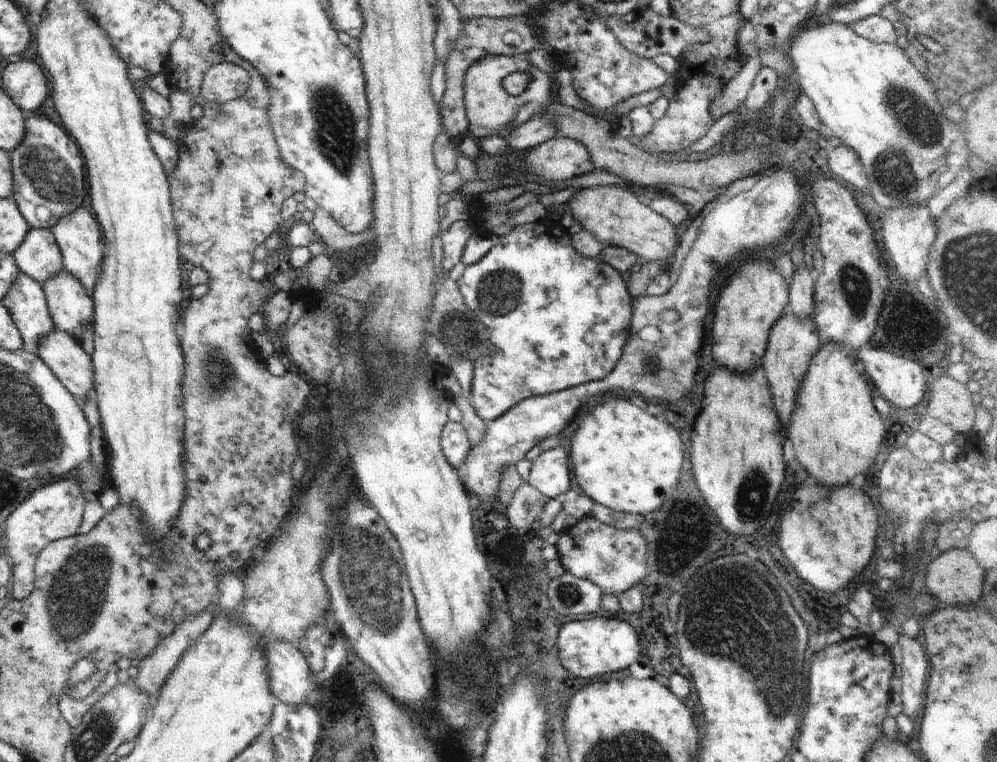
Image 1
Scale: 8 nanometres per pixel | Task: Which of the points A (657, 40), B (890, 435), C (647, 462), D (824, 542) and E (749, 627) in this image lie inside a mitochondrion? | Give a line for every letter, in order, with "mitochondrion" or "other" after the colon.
A: other
B: other
C: other
D: other
E: mitochondrion

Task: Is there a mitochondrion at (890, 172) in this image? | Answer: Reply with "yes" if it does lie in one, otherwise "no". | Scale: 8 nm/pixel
yes

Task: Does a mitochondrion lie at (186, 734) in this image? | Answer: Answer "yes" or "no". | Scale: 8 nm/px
no

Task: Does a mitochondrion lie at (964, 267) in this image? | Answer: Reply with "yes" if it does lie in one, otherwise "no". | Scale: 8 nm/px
yes

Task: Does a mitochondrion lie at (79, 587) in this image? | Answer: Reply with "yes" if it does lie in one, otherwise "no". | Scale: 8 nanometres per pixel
yes

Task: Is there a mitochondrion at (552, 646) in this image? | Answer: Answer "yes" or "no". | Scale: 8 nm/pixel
no

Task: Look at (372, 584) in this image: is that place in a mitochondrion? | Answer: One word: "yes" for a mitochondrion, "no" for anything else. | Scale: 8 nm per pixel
yes

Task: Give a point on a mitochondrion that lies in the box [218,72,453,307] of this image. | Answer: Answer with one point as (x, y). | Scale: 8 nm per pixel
(333, 124)

